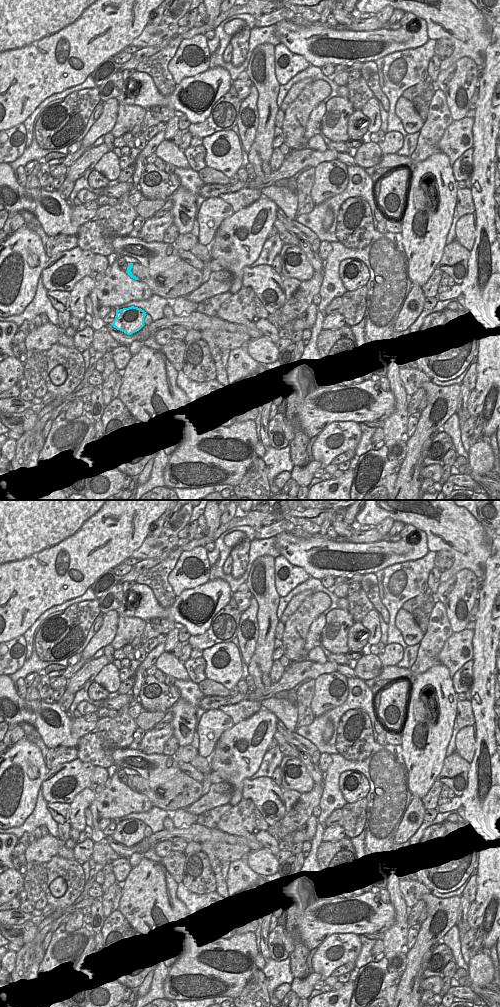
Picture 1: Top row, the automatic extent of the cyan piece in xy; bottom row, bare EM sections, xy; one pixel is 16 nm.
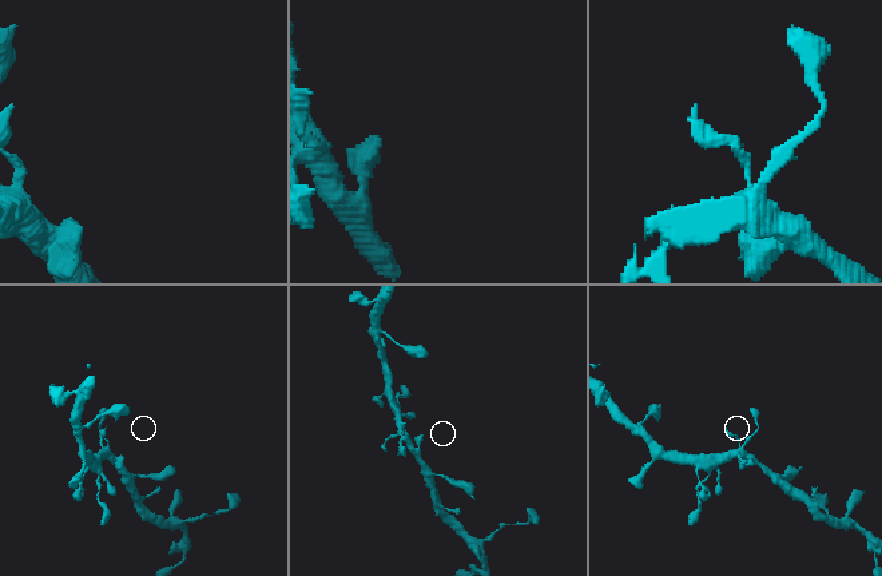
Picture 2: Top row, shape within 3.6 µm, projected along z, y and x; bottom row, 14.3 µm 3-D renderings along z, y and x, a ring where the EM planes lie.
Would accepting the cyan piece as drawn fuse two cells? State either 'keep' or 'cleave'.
keep

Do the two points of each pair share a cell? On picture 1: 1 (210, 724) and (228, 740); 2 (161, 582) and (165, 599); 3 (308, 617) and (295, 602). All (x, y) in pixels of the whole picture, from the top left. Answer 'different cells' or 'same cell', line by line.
1: different cells
2: same cell
3: different cells

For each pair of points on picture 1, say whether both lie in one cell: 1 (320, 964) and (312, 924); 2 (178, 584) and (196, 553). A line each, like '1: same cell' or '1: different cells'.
1: different cells
2: same cell

